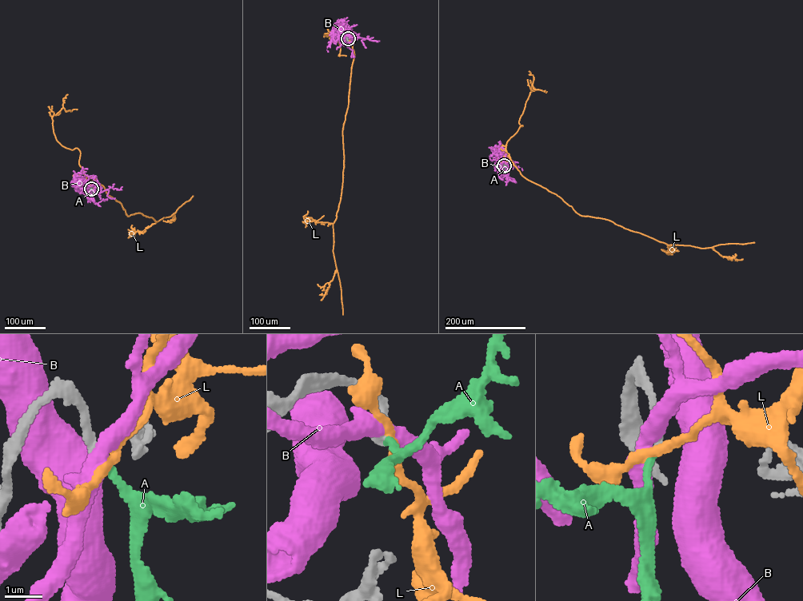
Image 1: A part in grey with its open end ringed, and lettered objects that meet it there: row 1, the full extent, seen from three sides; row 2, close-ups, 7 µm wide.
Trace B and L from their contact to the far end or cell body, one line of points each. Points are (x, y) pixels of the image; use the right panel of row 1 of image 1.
B: (504, 165), (506, 173), (504, 157), (497, 150), (496, 147), (500, 144)
L: (504, 165), (511, 161), (522, 176), (555, 193), (581, 215), (609, 220), (668, 244), (703, 248), (754, 242)

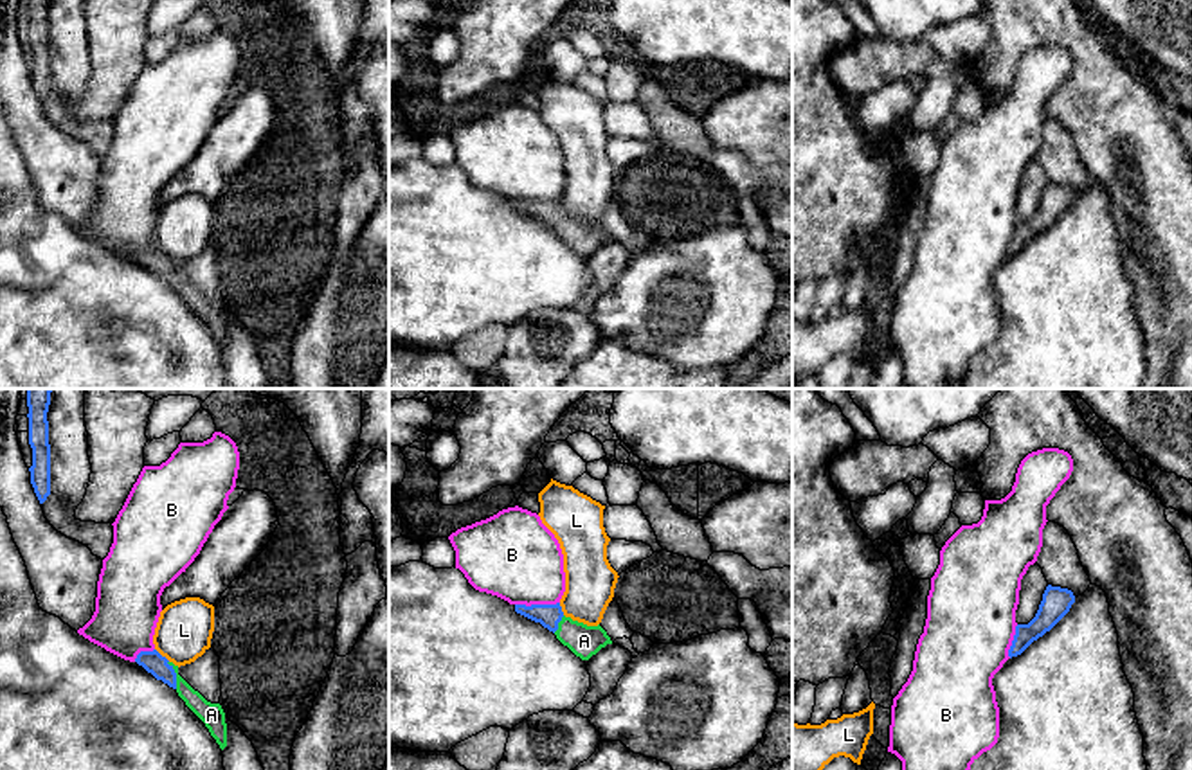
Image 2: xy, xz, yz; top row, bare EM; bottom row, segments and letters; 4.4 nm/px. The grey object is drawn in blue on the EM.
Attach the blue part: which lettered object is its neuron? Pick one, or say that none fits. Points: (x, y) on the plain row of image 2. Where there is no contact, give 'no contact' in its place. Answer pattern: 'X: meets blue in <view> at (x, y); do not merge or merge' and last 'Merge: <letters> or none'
A: meets blue in xy at (175, 272); merge
B: meets blue in xz at (537, 202); do not merge
L: meets blue in xy at (161, 252); do not merge
Merge: A

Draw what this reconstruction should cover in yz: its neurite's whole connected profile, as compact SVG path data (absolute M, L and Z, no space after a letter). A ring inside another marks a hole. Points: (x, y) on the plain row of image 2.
M1048 182L1035 214L1028 221L1017 221L1008 254L1021 252L1034 237L1050 228L1071 205L1075 192L1068 185Z

